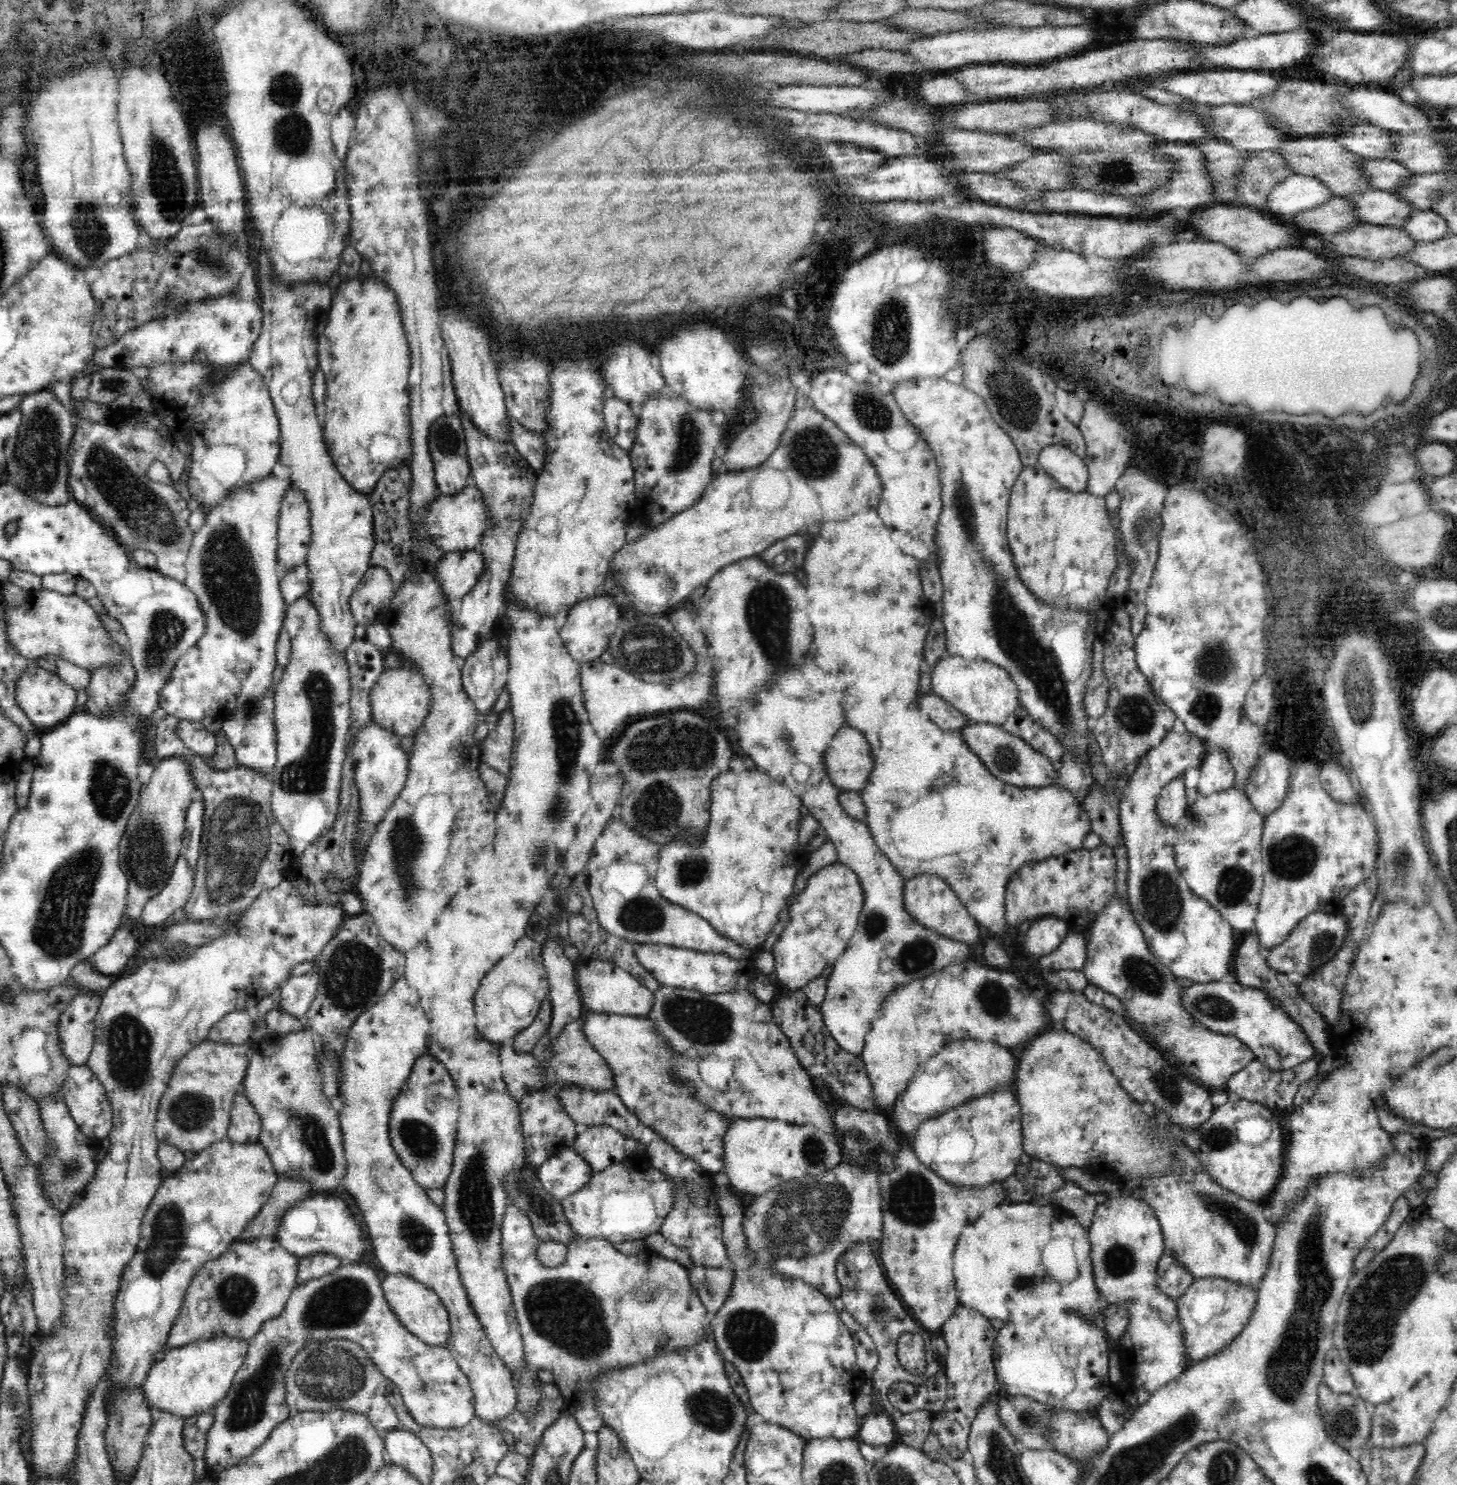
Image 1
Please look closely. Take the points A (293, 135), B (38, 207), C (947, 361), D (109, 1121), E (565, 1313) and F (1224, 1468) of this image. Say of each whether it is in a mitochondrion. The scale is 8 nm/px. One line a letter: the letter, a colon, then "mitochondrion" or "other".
A: mitochondrion
B: other
C: other
D: other
E: mitochondrion
F: mitochondrion

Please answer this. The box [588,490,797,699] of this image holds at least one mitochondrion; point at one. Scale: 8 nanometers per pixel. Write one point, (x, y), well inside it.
(767, 614)

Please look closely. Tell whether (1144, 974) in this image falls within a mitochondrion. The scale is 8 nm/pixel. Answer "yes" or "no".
yes

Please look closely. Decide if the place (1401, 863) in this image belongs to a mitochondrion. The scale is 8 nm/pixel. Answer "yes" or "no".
yes

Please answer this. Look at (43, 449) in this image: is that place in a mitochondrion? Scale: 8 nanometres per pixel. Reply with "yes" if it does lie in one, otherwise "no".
yes

